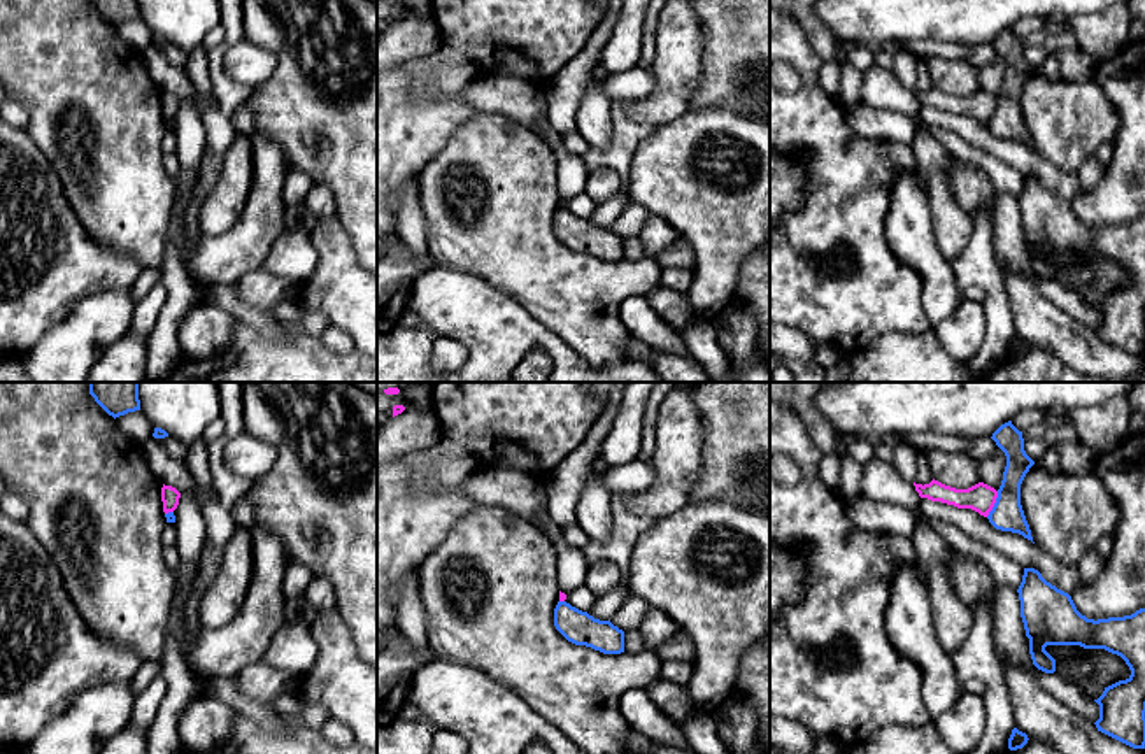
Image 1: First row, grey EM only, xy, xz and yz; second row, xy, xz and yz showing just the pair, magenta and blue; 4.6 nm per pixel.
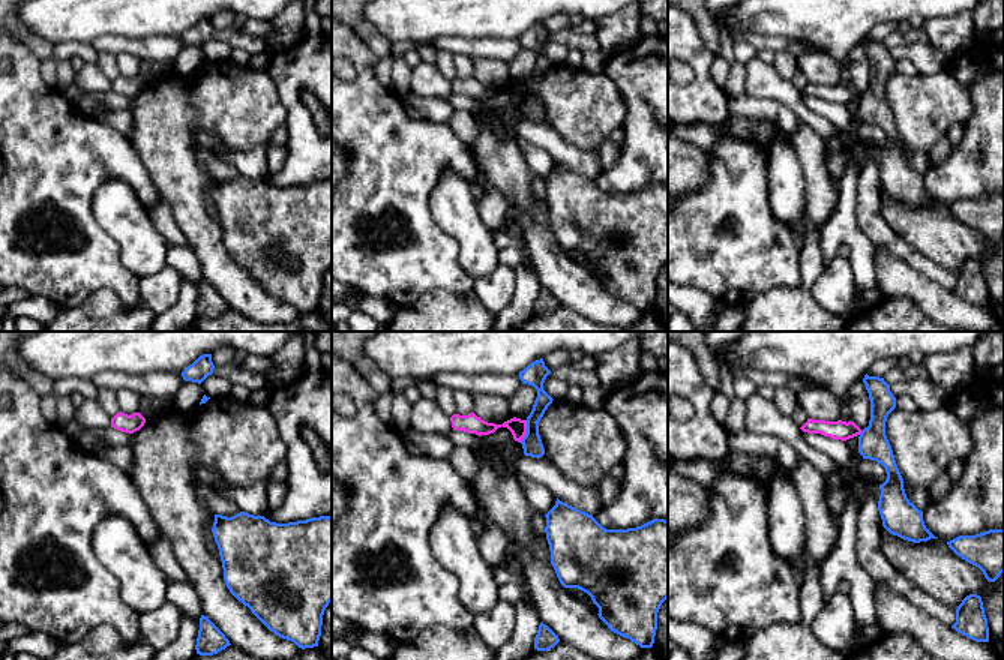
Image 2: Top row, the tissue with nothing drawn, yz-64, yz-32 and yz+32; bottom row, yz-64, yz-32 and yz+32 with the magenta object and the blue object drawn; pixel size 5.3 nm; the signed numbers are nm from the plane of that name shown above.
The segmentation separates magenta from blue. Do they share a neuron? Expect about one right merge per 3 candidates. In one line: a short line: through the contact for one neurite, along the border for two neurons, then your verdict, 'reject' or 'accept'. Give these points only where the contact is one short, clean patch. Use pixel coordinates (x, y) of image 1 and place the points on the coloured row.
line yz (998, 491), (996, 502), (986, 516); reject

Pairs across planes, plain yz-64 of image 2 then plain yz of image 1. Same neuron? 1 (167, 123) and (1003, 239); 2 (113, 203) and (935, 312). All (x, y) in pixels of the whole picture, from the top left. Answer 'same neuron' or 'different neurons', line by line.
1: different neurons
2: same neuron

